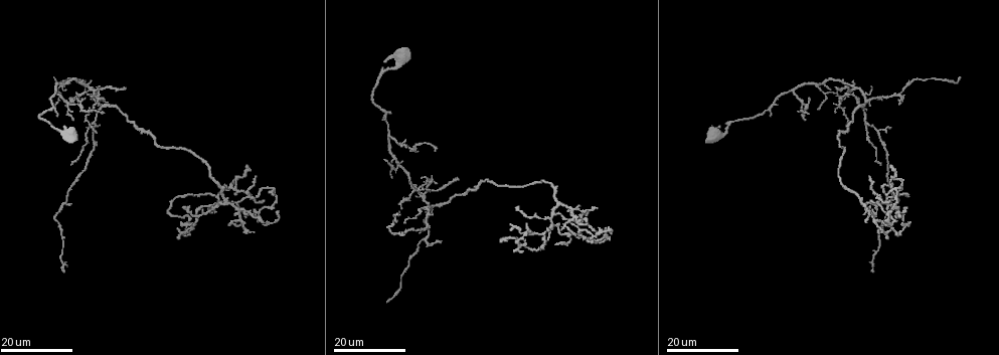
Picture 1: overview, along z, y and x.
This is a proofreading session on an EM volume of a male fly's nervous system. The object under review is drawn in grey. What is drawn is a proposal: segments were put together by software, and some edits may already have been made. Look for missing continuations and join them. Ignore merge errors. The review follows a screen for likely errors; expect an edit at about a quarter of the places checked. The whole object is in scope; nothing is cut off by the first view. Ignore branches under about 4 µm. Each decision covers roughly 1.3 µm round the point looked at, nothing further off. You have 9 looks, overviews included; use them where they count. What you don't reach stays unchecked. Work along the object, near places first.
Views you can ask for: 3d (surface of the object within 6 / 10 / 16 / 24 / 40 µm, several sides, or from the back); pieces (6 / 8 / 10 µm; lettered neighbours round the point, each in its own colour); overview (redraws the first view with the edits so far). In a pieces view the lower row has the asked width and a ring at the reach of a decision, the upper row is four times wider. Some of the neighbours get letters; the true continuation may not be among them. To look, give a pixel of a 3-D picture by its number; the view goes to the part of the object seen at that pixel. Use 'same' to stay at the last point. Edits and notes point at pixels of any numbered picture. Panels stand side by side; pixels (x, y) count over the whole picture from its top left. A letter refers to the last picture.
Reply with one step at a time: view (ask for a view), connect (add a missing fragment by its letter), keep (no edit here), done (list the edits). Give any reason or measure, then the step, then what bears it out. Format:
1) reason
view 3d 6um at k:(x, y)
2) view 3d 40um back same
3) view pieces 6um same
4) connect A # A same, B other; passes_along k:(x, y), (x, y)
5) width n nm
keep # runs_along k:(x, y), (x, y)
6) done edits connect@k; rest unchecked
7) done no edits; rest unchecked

branch stops here
view 3d 16um at 1:(510, 224)

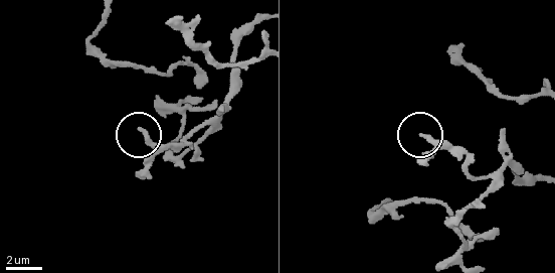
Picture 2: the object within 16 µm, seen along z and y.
view pieces 6um at 2:(140, 129)

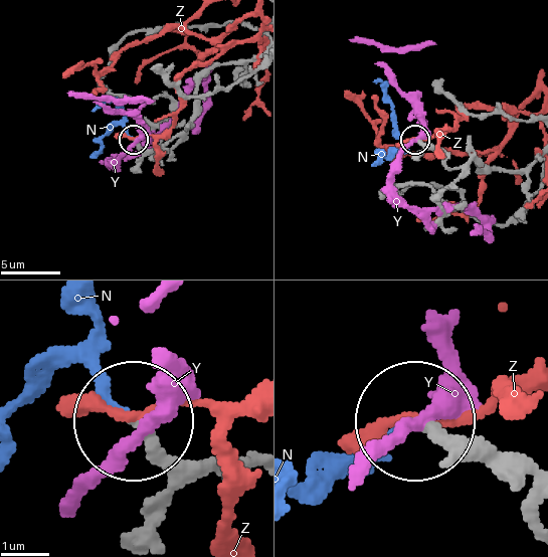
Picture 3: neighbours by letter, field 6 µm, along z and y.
width 200 nm
connect N # N same, Y other, Z other; the neuron continues

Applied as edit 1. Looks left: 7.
tapers out
view 3d 24um at 1:(252, 230)

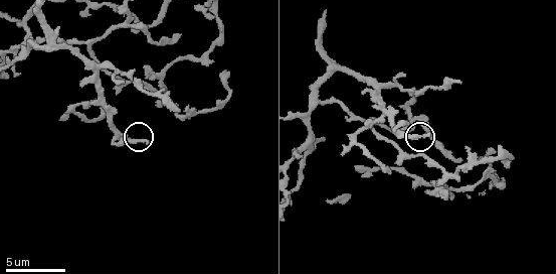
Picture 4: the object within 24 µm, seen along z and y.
what lies round it
view pieces 6um at 4:(146, 140)

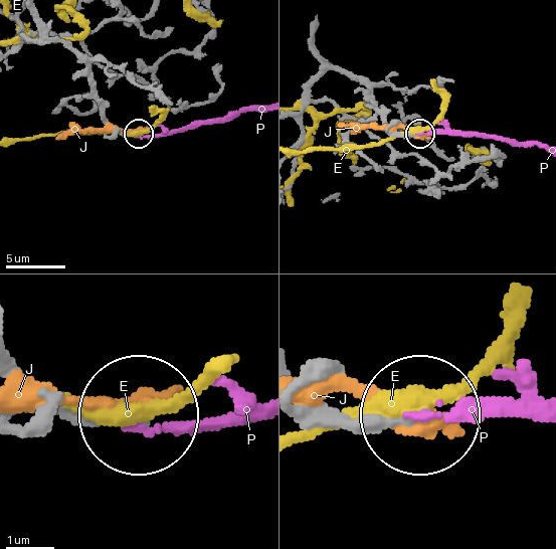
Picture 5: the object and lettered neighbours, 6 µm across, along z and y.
keep # E other, J other, P other; no lettered fragment goes on from it

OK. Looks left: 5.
tapers out
view pieces 6um at 4:(299, 157)

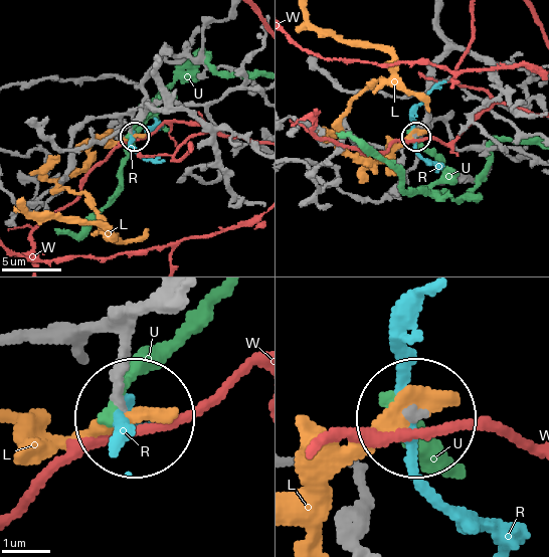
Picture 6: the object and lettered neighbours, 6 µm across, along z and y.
keep # L other, R other, U other, W other; runs_along 6:(153, 59), (164, 107), (144, 116), (135, 111), (134, 136); none of them fits

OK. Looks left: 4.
branch stops here
view 3d 24um at 1:(180, 222)

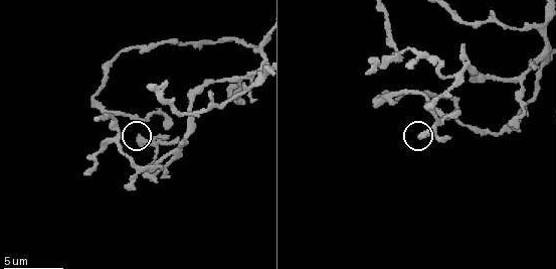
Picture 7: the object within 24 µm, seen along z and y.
see the neighbours
view pieces 10um at 7:(141, 135)

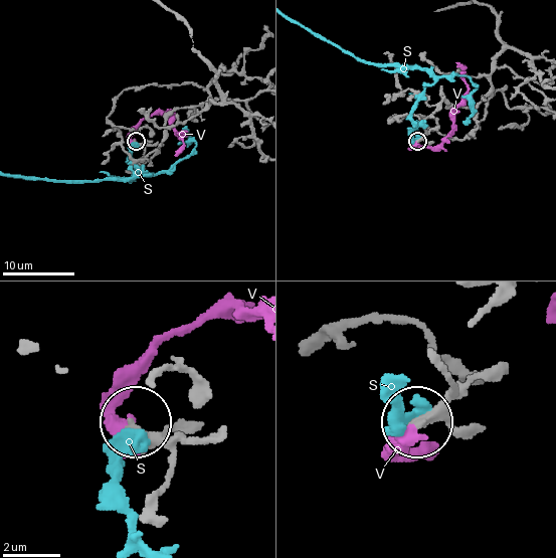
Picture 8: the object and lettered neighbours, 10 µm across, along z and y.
keep # S other, V other; runs_along 8:(439, 368), (451, 384), (417, 416); none of them fits

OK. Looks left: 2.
done edits connect@3; rest unchecked

